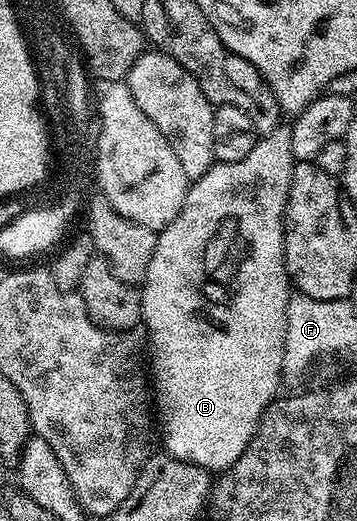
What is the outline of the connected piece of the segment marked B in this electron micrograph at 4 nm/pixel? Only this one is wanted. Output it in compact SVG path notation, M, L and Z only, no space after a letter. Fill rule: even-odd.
M281 127L273 133L263 134L257 140L254 151L246 155L246 159L238 159L238 163L221 161L214 164L210 171L206 171L206 175L189 184L182 211L165 229L159 230L154 255L150 259L150 267L140 289L140 316L143 328L148 328L148 349L152 352L150 381L154 386L154 409L158 414L159 432L160 429L164 432L163 452L169 457L177 457L209 471L229 469L238 459L238 455L246 451L250 439L260 426L264 412L268 409L268 404L275 401L281 392L280 381L282 382L284 377L282 355L286 343L286 307L290 296L290 278L284 262L284 208L288 202L292 172L298 164L290 147L290 133L291 128Z

